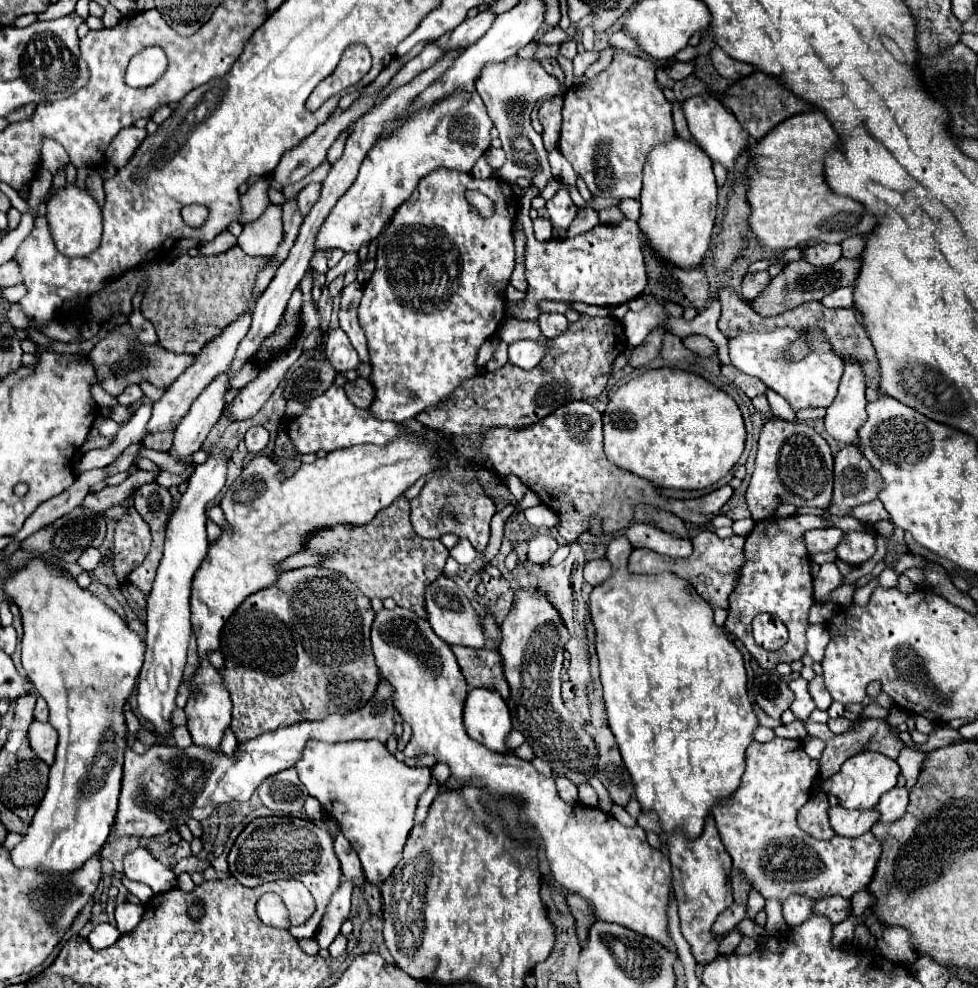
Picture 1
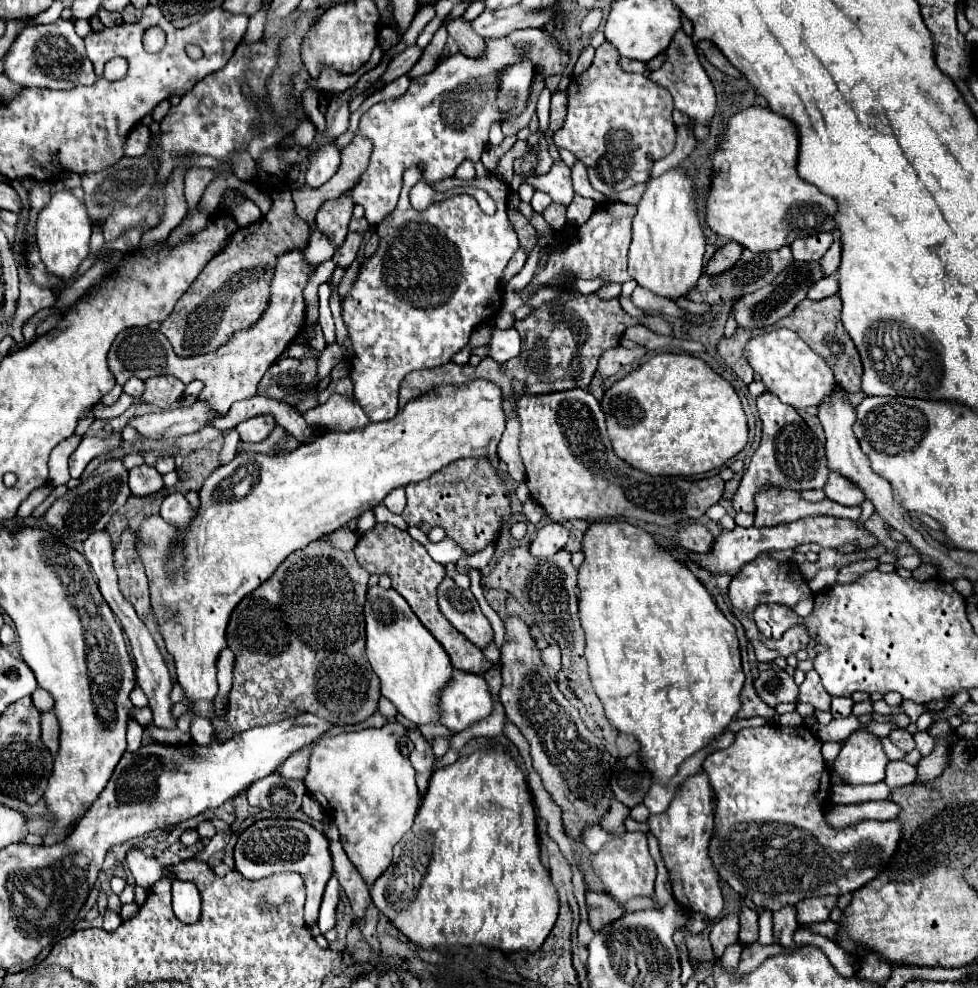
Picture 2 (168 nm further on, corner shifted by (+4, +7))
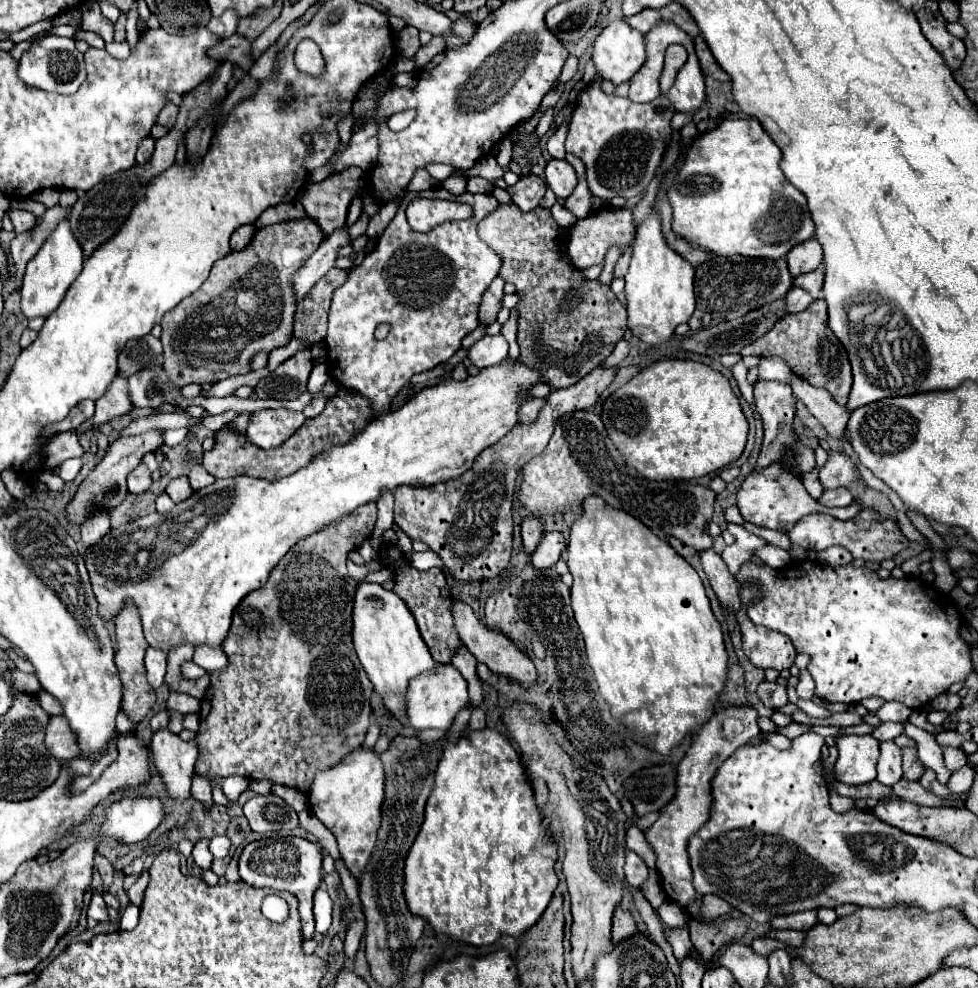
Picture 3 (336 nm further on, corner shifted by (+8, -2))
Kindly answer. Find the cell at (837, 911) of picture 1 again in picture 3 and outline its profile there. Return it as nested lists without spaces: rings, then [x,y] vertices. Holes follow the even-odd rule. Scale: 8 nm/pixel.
[[[801,911],[795,915],[783,915],[779,919],[773,919],[771,925],[777,929],[795,929],[795,931],[809,931],[811,927],[815,927],[817,921],[817,911]]]

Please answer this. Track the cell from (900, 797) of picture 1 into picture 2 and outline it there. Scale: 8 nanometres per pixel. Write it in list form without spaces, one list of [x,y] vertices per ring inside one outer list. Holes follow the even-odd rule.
[[[891,760],[887,764],[887,772],[885,772],[885,784],[889,788],[897,788],[897,786],[903,786],[903,784],[913,784],[917,776],[917,770],[915,766],[903,762],[903,760]]]

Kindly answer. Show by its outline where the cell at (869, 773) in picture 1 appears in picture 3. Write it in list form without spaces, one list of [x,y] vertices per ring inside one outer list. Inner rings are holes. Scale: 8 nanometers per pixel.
[[[871,735],[837,737],[839,757],[833,767],[835,779],[847,785],[861,785],[875,779],[879,741]]]

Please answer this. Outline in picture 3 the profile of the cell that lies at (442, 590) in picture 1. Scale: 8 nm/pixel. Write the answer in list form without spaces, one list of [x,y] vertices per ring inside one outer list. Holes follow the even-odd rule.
[[[453,601],[451,605],[451,613],[453,613],[453,621],[455,621],[455,631],[461,639],[461,643],[473,653],[473,657],[479,661],[479,663],[485,663],[493,673],[497,675],[511,675],[511,679],[523,683],[523,685],[531,685],[535,683],[537,679],[537,671],[535,671],[535,665],[533,661],[521,653],[503,633],[499,631],[493,631],[489,627],[485,627],[473,613],[473,609],[463,603],[463,601]]]

